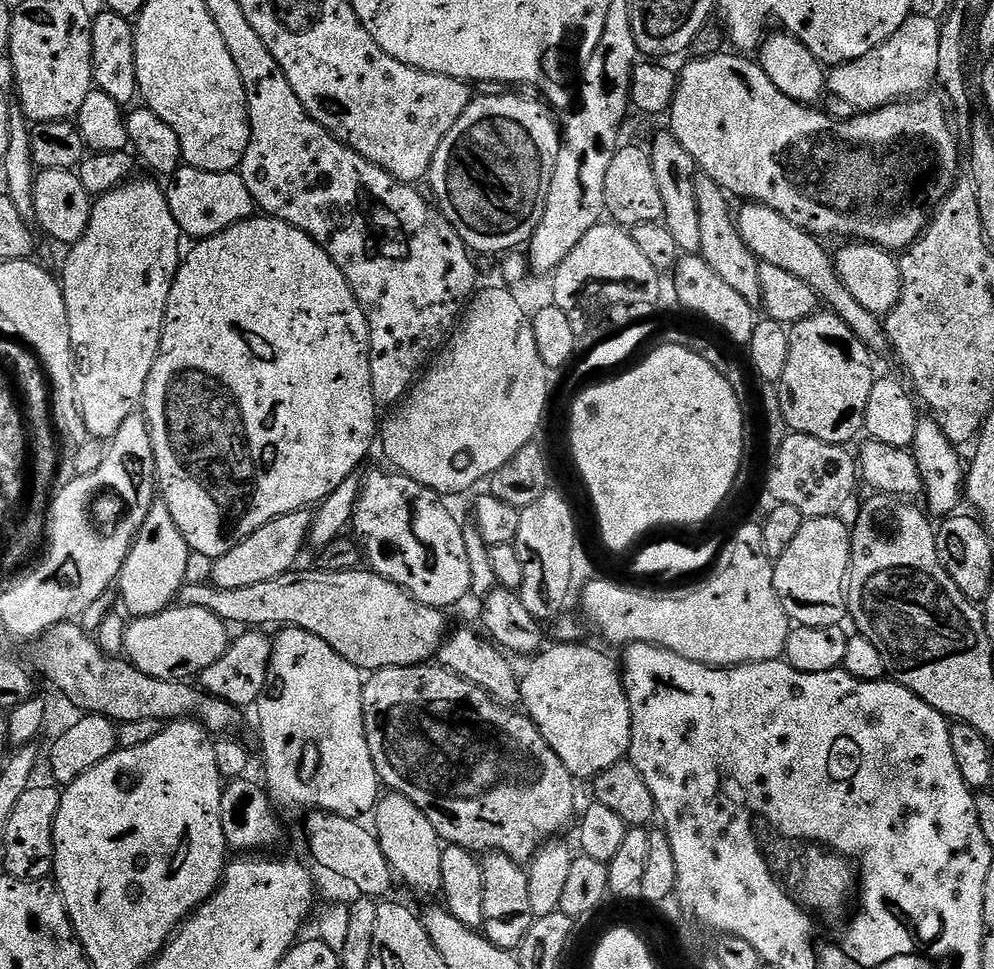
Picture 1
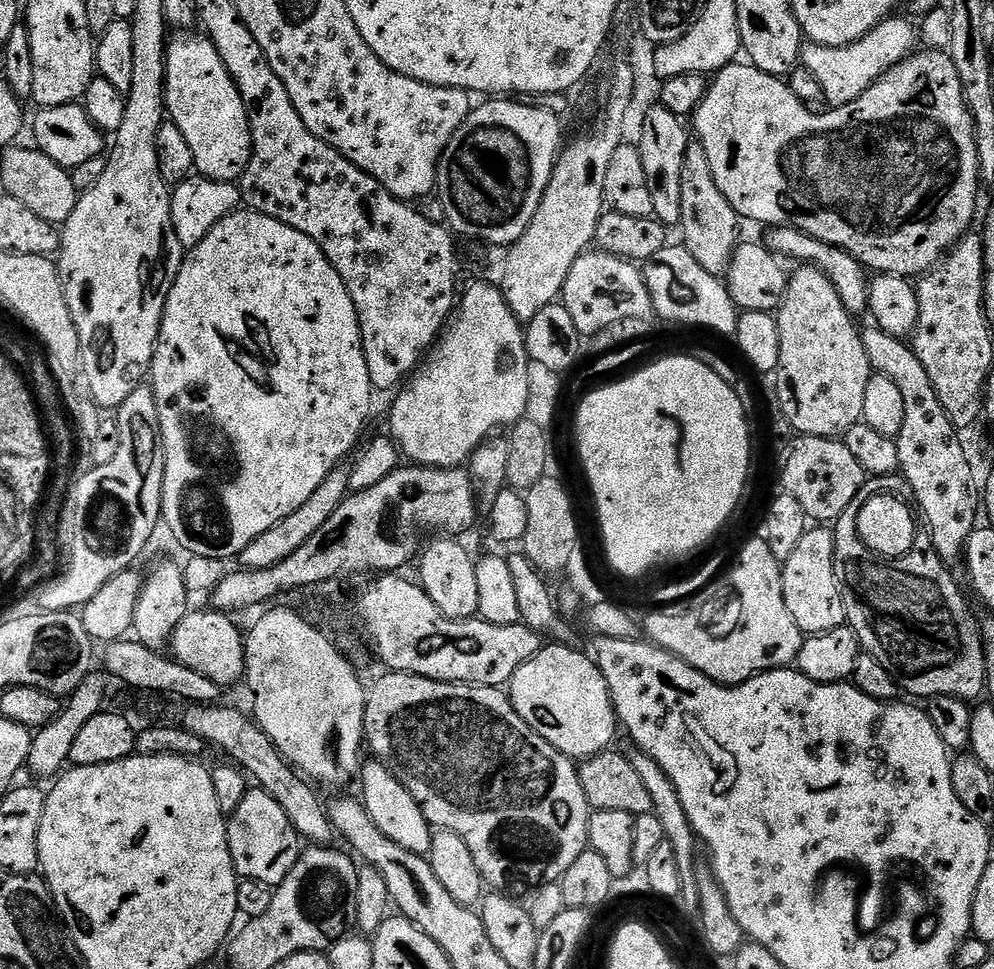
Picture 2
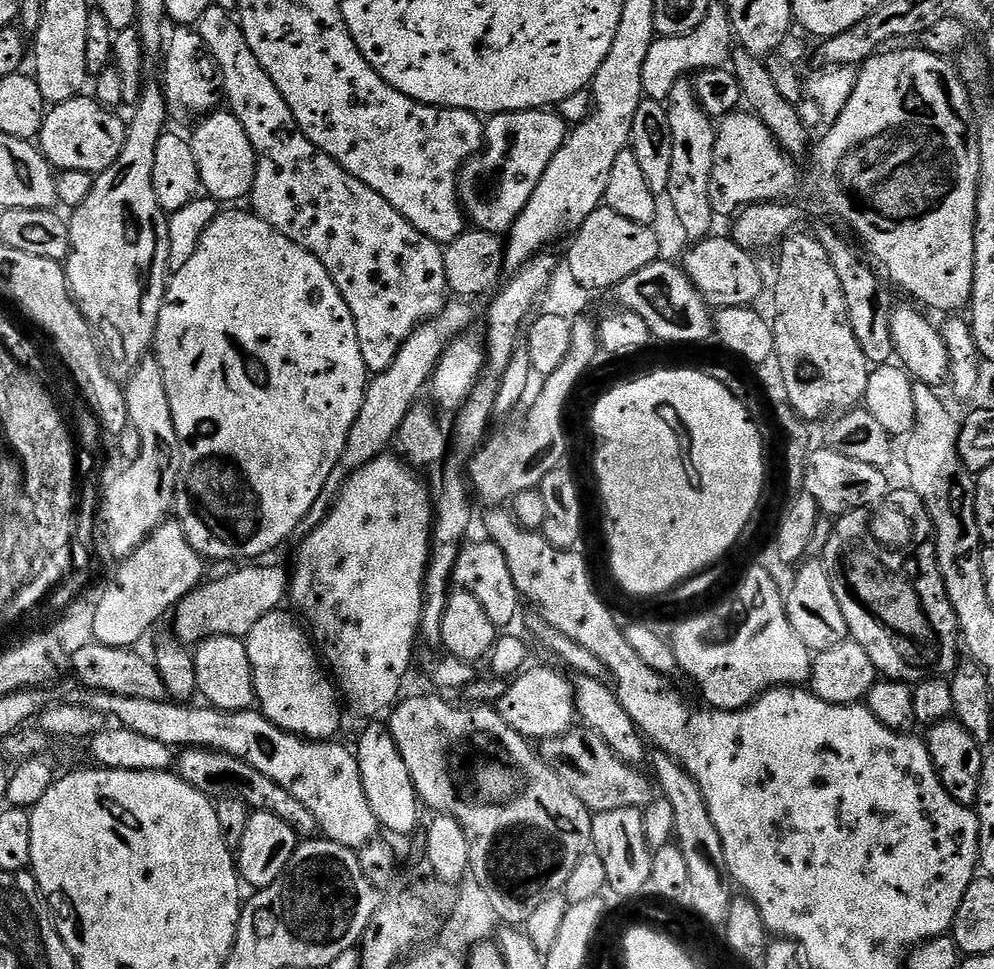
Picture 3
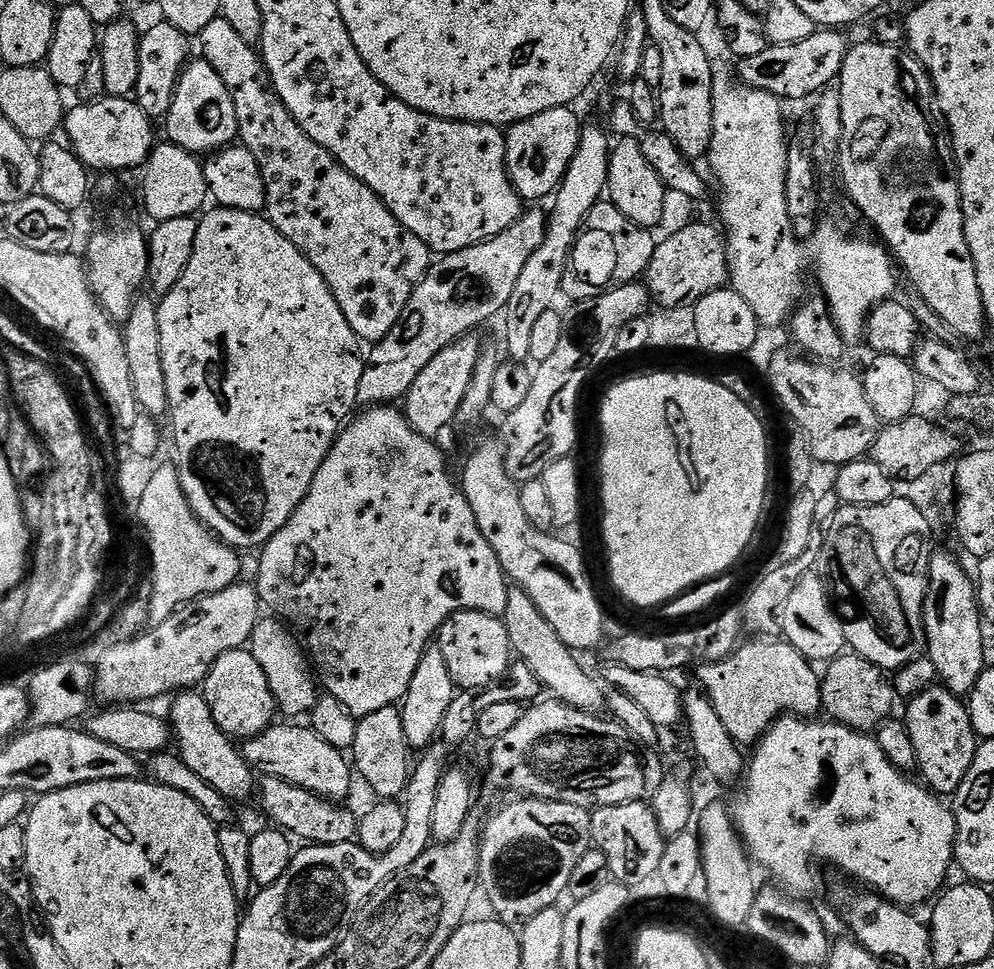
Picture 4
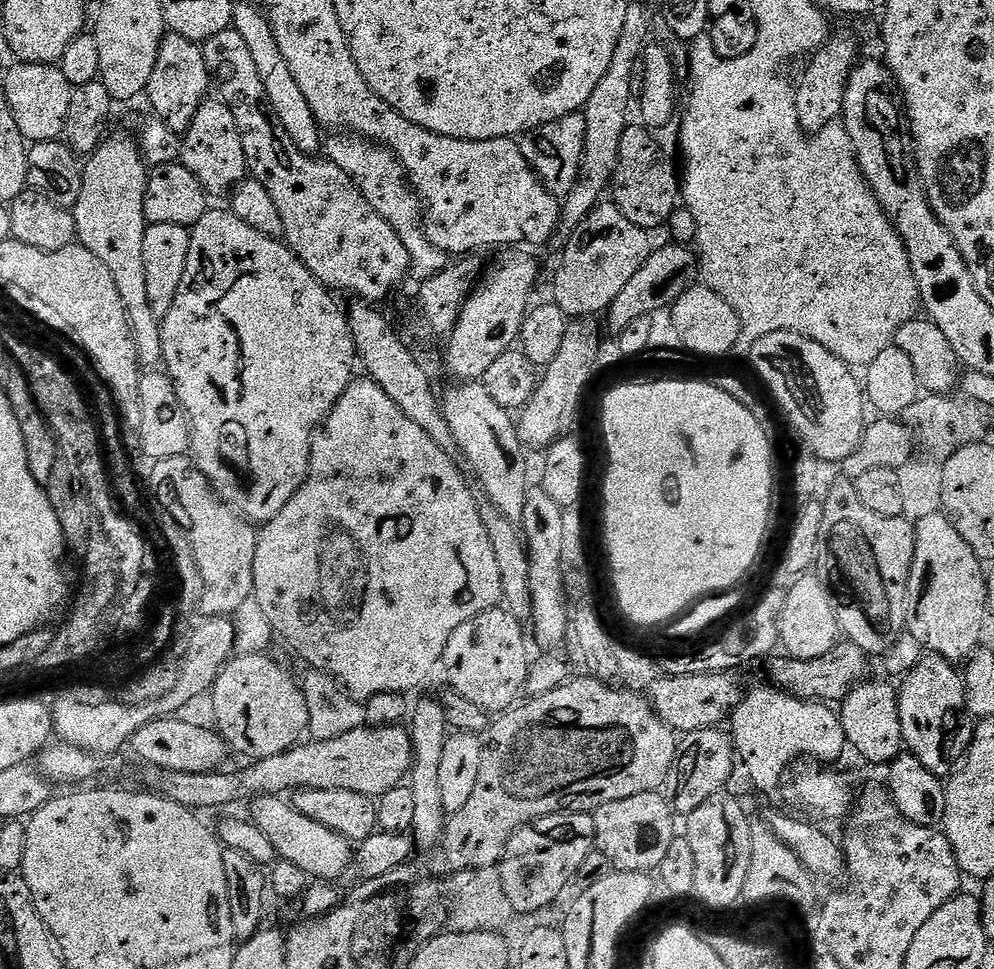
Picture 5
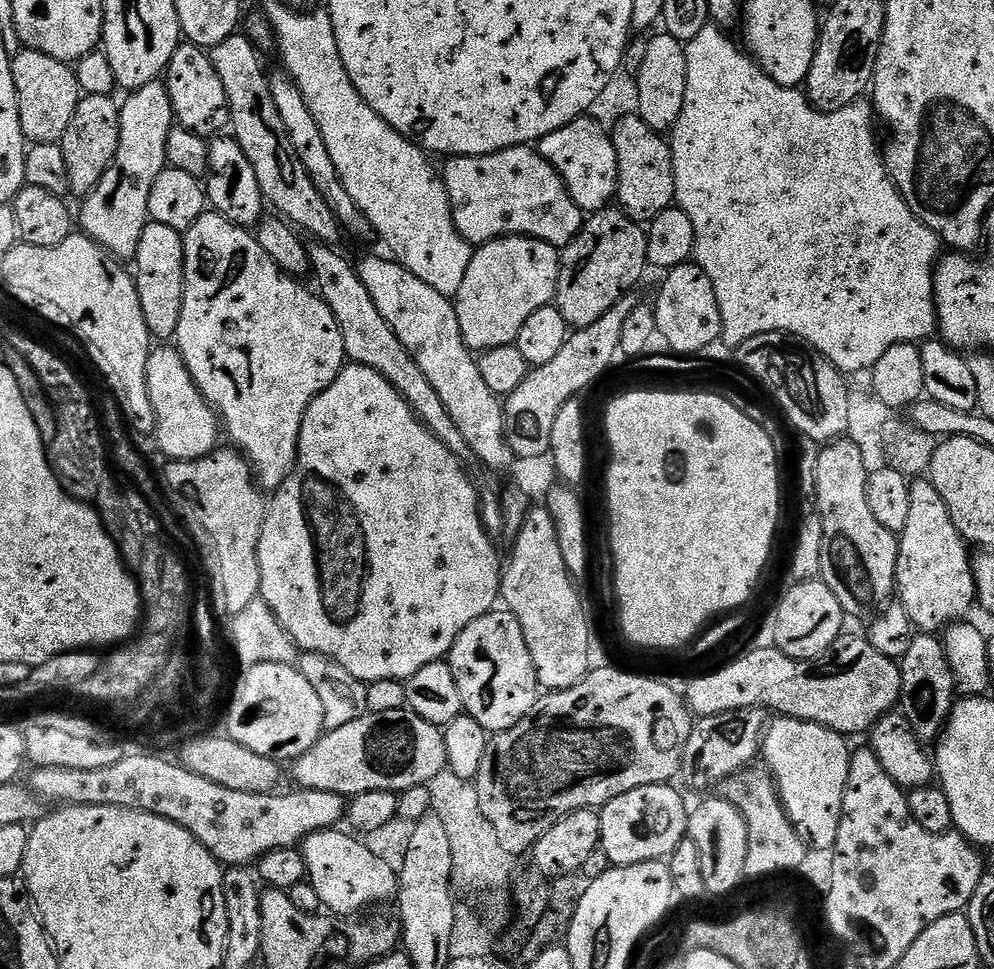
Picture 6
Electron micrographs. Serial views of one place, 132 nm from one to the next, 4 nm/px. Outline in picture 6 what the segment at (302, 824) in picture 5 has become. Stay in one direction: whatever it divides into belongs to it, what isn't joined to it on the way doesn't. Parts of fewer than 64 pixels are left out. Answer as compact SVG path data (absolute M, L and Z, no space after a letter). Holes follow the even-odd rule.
M341 830L310 833L302 843L306 862L307 883L318 890L321 905L333 917L356 916L367 913L371 904L379 900L391 901L400 888L397 869L392 868L372 848L367 848L355 835L347 836Z

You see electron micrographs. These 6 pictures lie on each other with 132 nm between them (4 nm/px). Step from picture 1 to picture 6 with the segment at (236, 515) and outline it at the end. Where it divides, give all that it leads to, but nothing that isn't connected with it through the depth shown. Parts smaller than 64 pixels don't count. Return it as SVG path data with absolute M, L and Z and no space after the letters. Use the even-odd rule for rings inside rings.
M208 210L198 218L198 222L190 225L184 238L184 305L182 306L182 318L178 318L178 330L174 337L174 347L184 360L184 365L190 370L190 374L203 396L208 399L209 404L216 409L217 417L222 421L223 431L226 433L233 445L252 466L252 475L261 489L275 490L286 482L286 478L292 473L296 464L298 454L298 438L302 430L302 418L314 398L338 378L338 374L344 369L346 357L342 346L342 330L338 330L338 322L334 322L334 314L330 306L321 300L319 295L311 287L304 285L297 277L290 276L279 268L262 250L262 246L256 241L255 235L249 229L239 228L234 222L230 222L225 216Z

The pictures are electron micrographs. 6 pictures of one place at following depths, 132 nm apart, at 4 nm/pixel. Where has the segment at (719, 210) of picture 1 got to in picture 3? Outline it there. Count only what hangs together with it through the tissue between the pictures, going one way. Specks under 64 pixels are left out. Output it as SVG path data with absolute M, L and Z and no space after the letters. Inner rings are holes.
M687 79L680 80L670 90L666 107L669 114L671 136L671 165L666 199L672 203L672 212L680 223L680 228L689 236L689 241L705 240L713 235L712 220L714 213L710 206L710 174L714 170L714 146L716 145L717 125L713 117L707 116L696 97L695 87Z

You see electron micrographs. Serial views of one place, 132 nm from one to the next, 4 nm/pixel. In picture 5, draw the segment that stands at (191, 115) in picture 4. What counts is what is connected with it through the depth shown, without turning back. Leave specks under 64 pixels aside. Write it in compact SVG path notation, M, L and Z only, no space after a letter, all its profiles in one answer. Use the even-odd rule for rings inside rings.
M209 98L194 114L194 122L182 136L180 160L184 167L202 182L209 197L227 197L249 175L246 150L242 146L242 134L238 122L228 105L220 98ZM216 99L216 100L215 100Z

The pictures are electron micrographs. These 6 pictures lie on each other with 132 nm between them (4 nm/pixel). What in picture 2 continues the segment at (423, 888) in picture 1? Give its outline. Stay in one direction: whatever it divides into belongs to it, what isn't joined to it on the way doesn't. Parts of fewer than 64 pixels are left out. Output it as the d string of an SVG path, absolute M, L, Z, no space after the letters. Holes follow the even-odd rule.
M375 758L365 759L361 763L359 784L364 791L364 809L368 811L368 817L372 819L374 826L378 826L378 830L382 830L382 834L386 834L390 842L402 846L402 850L410 850L414 854L427 857L428 851L432 849L434 829L422 814L420 803L412 797L410 790L406 790L406 786L398 782L396 775L382 761Z

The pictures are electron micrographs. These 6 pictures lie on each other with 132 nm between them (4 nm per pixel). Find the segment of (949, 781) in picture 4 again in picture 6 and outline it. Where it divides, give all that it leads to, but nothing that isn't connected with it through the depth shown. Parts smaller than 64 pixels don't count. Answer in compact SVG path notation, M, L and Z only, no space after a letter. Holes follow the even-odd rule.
M916 634L909 639L906 654L900 657L900 687L899 711L903 712L906 722L914 730L921 742L939 741L940 733L952 711L954 701L958 696L956 676L944 651L941 637L936 634Z

